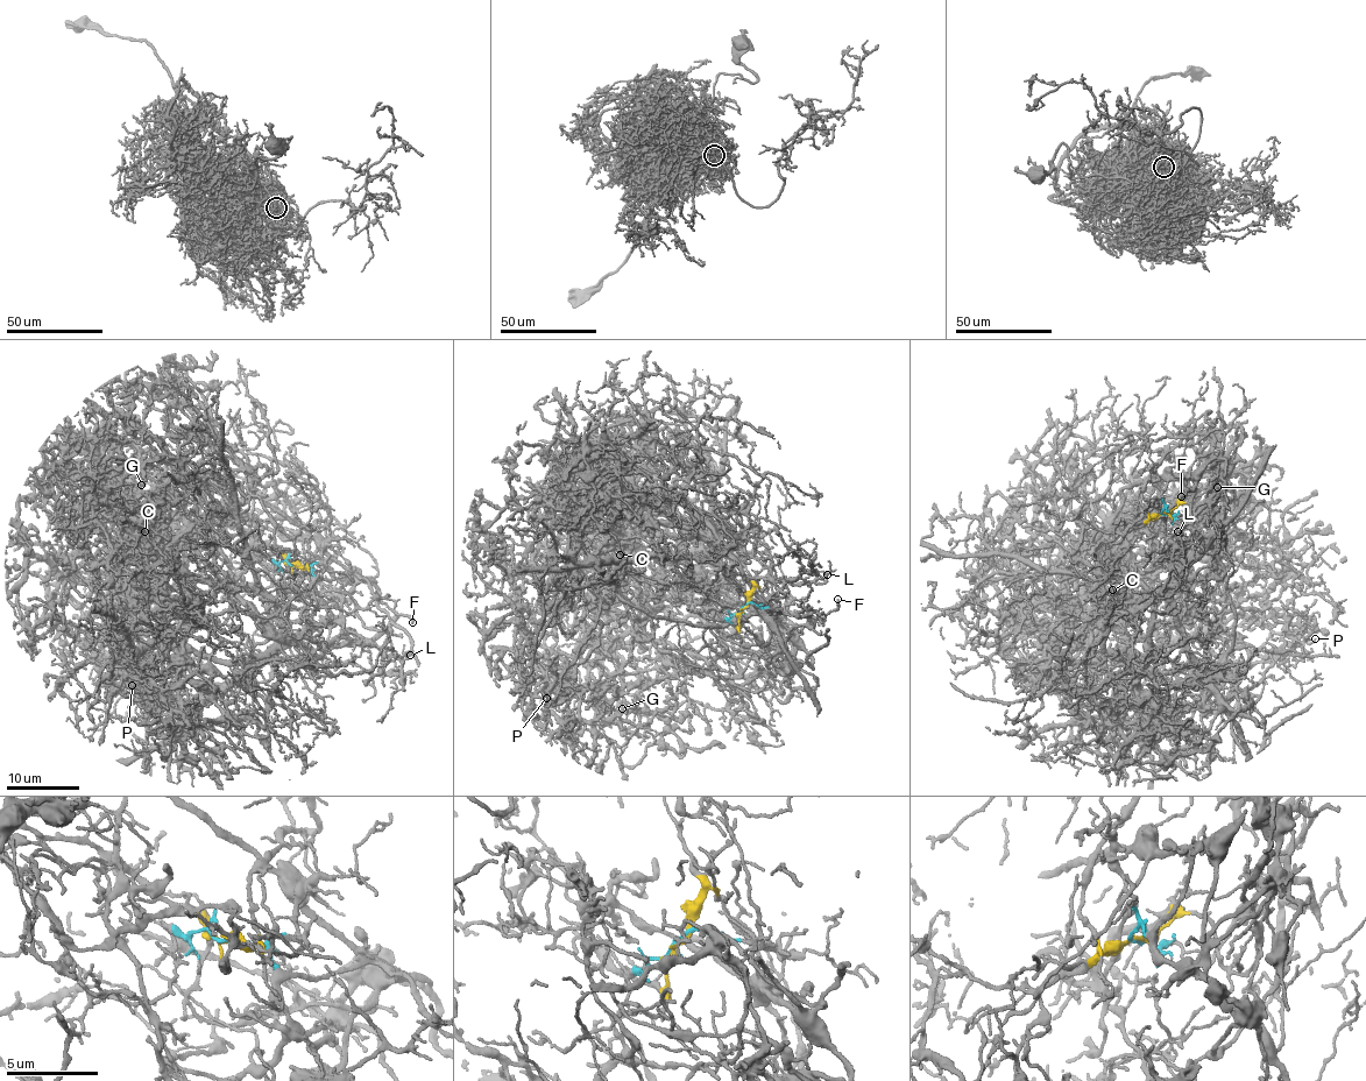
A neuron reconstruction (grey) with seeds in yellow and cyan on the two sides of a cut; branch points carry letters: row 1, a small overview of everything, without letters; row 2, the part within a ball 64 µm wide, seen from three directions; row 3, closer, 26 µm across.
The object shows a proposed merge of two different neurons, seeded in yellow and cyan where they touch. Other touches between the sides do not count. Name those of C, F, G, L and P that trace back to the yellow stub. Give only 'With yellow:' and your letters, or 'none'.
With yellow: G, P

